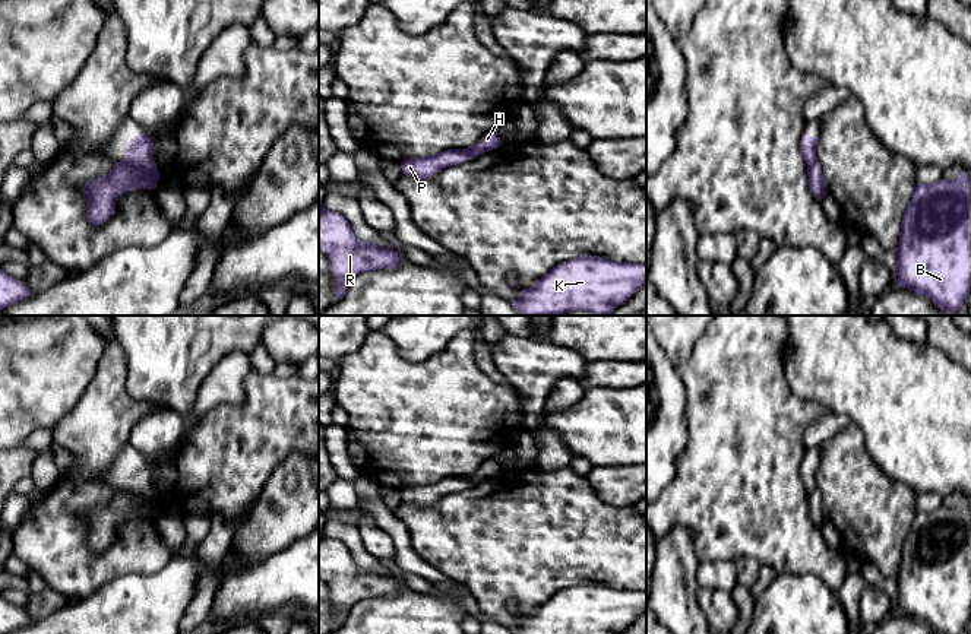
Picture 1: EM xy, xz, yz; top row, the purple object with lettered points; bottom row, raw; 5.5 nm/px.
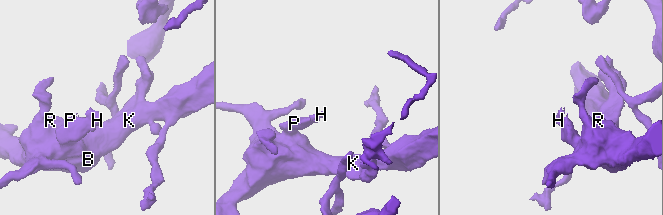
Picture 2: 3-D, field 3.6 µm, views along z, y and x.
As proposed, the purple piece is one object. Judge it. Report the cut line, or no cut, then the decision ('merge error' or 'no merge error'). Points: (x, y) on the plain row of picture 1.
cut xy (122, 488), (135, 493), (144, 501), (148, 514); merge error

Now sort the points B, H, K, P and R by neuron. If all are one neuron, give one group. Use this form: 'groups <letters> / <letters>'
groups B K P R / H

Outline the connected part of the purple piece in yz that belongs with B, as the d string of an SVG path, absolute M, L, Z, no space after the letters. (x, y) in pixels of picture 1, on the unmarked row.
M967 500L953 507L918 511L901 549L896 583L898 612L927 622L937 634L964 634L971 618L971 508Z

